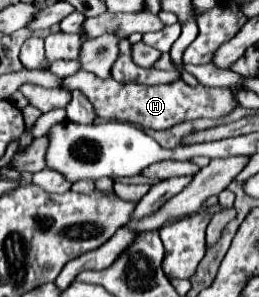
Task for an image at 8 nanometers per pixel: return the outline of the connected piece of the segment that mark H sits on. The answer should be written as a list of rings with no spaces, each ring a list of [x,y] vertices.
[[[79,71],[61,79],[61,87],[67,91],[81,89],[95,107],[95,115],[101,119],[117,119],[137,123],[151,129],[167,129],[175,123],[197,119],[197,117],[221,117],[227,115],[237,103],[231,97],[231,87],[189,87],[183,79],[177,79],[167,85],[135,85],[135,83],[117,83],[113,79],[99,79],[87,71]]]

